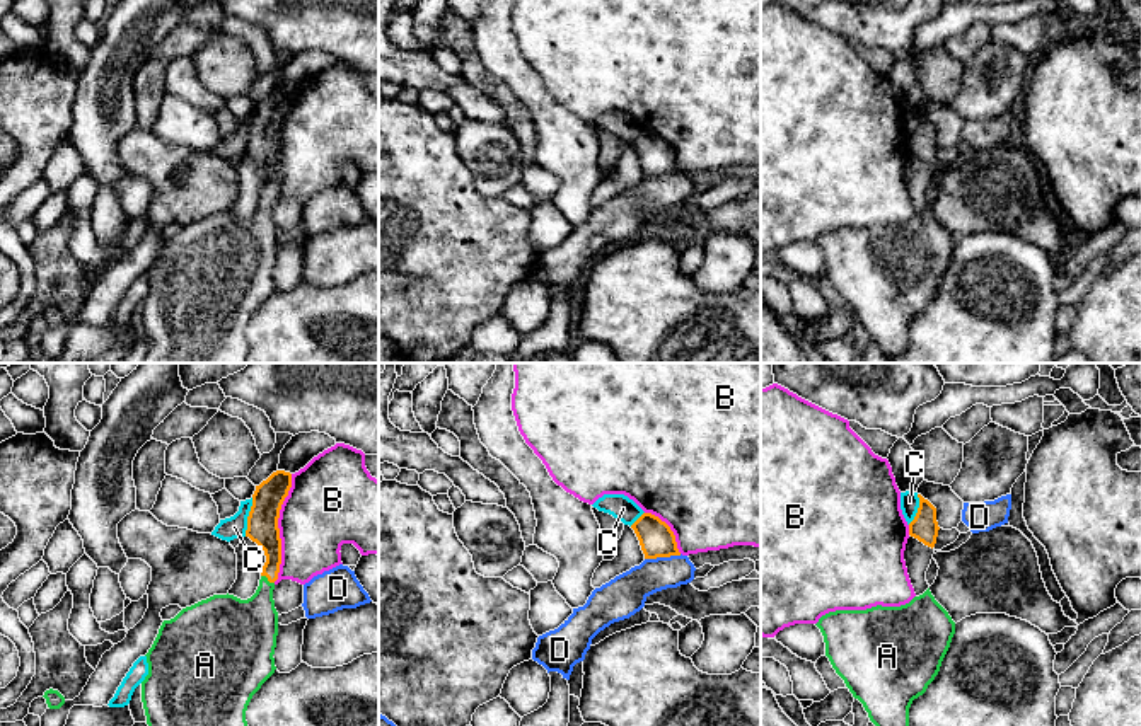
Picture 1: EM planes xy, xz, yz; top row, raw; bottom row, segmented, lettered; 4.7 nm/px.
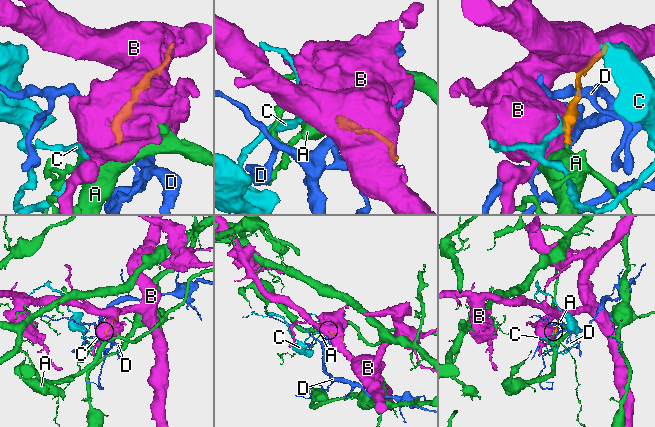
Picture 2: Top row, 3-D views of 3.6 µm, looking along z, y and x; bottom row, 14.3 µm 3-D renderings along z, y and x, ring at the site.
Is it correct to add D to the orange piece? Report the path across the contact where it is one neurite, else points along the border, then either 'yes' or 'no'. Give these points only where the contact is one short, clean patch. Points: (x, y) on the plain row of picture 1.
border xz (681, 172), (645, 178); no

